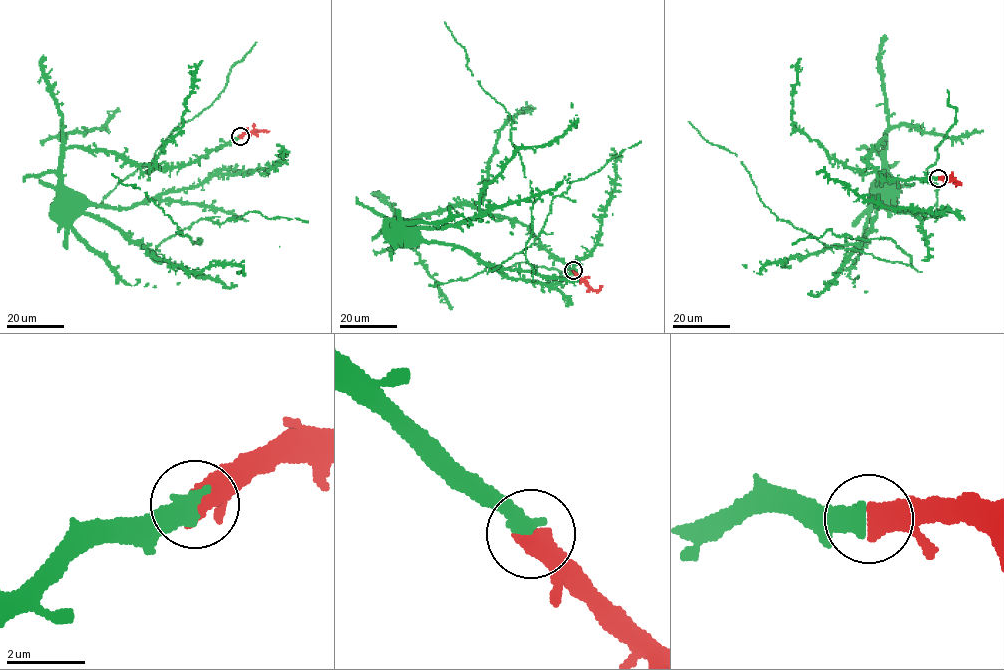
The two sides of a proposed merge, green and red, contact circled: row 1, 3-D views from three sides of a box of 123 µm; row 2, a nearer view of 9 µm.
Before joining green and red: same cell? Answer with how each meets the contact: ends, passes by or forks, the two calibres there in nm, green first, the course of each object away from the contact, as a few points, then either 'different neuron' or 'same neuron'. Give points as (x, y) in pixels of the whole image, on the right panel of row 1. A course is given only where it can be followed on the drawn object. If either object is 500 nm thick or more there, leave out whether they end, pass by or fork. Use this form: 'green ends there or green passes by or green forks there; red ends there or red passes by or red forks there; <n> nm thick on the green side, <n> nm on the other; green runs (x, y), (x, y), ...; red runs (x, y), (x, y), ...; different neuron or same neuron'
500 nm thick on the green side, 600 nm on the other; green runs (938, 178), (885, 179), (878, 176), (868, 162), (868, 156), (885, 133), (884, 169), (875, 192); red runs (938, 178), (955, 183); same neuron

